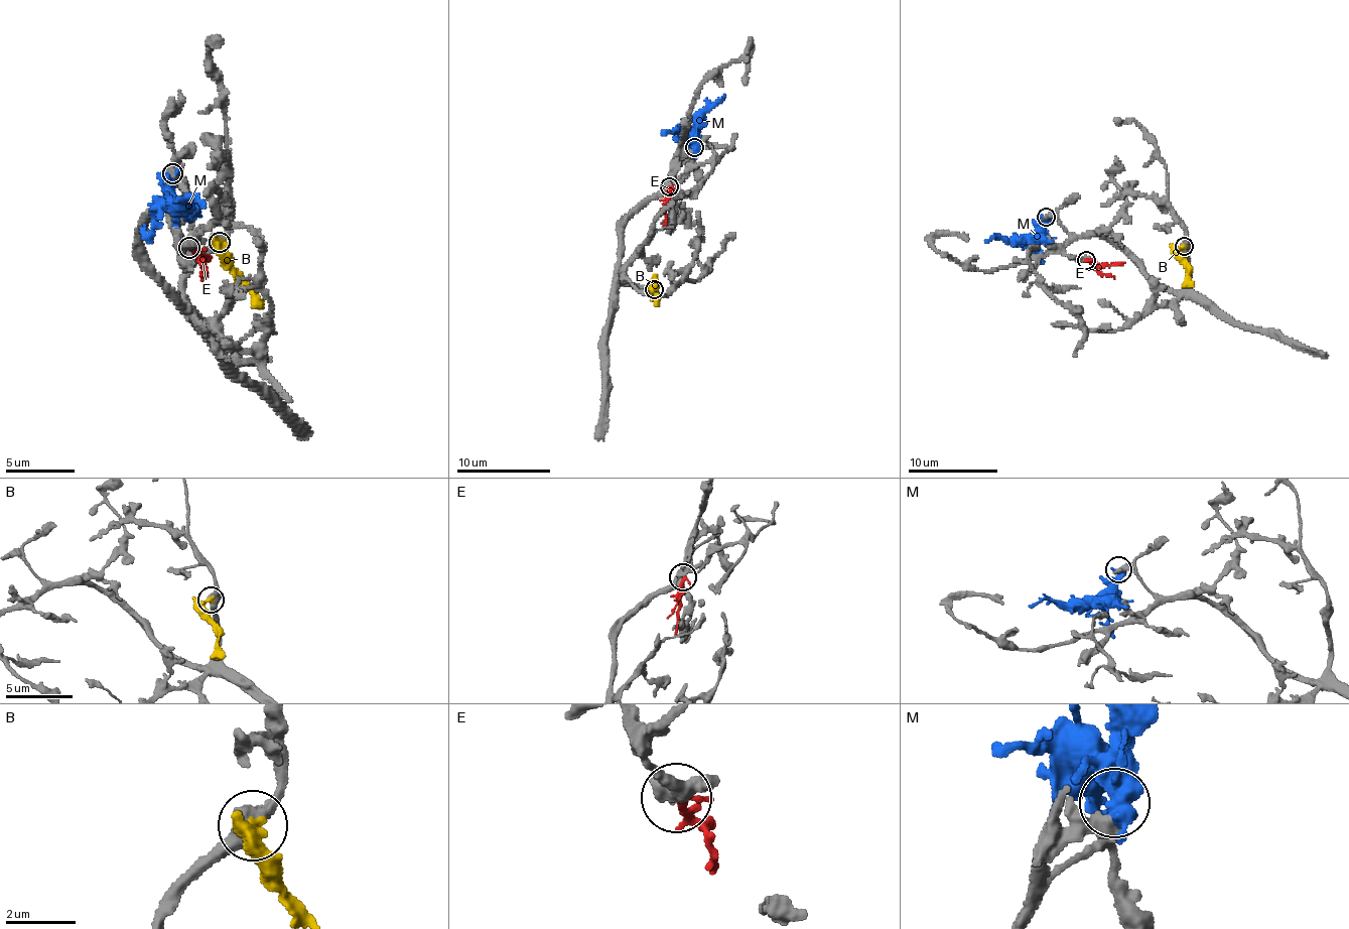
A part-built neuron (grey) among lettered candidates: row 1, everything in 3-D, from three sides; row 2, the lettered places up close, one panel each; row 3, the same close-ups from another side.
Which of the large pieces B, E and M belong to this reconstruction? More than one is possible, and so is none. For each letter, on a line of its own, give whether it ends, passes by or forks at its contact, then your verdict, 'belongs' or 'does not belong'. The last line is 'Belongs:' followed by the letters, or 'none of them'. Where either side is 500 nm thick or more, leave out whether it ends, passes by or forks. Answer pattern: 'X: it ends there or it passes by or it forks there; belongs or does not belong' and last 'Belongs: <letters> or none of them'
B: belongs
E: it ends there; does not belong
M: it ends there; does not belong
Belongs: B

